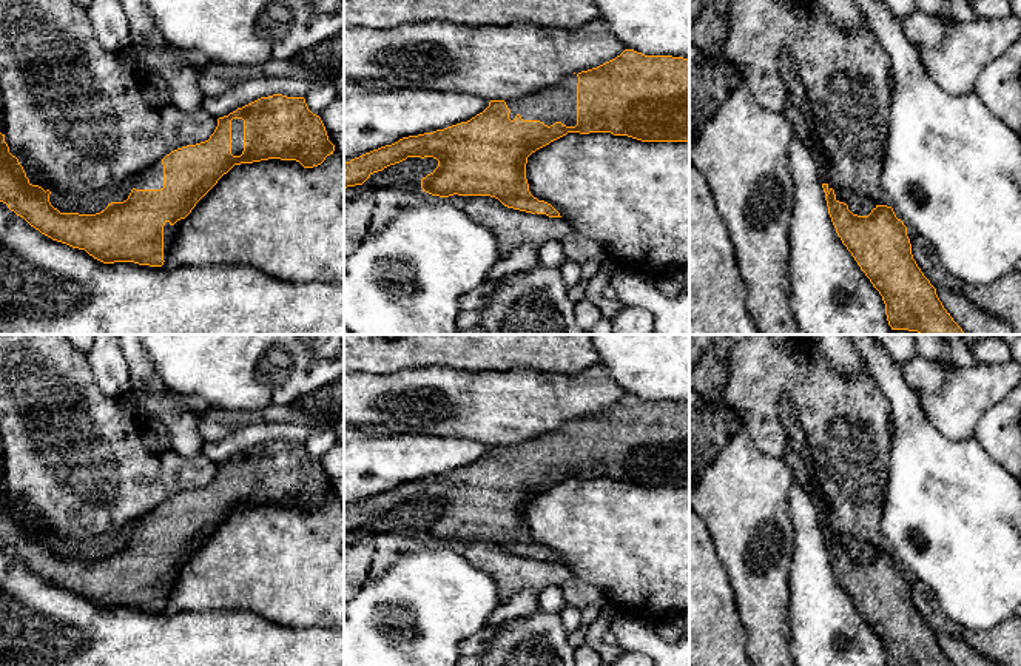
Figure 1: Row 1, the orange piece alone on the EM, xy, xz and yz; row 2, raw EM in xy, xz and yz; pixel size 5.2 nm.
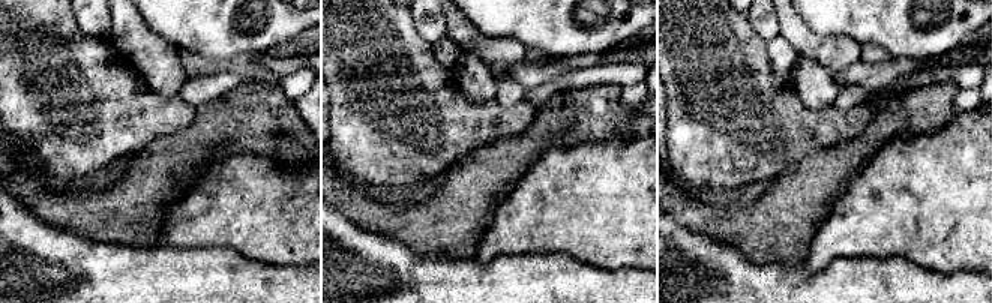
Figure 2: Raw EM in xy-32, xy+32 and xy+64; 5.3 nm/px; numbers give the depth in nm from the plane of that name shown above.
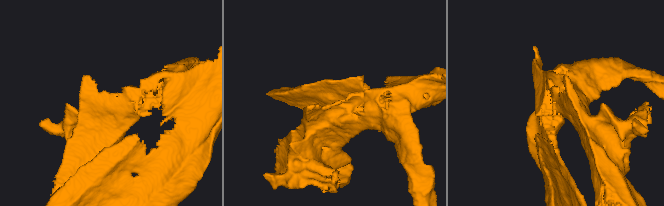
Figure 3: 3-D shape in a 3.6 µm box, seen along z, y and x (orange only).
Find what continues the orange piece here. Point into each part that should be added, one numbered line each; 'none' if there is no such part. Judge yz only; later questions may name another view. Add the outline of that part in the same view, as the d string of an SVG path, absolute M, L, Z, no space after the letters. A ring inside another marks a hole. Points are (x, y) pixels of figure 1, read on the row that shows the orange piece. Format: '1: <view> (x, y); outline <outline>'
none

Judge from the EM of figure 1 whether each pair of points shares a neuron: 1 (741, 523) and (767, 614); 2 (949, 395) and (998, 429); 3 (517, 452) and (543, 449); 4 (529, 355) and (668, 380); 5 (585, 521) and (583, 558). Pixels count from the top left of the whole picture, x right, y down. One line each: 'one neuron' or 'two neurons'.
1: one neuron
2: two neurons
3: one neuron
4: two neurons
5: one neuron

